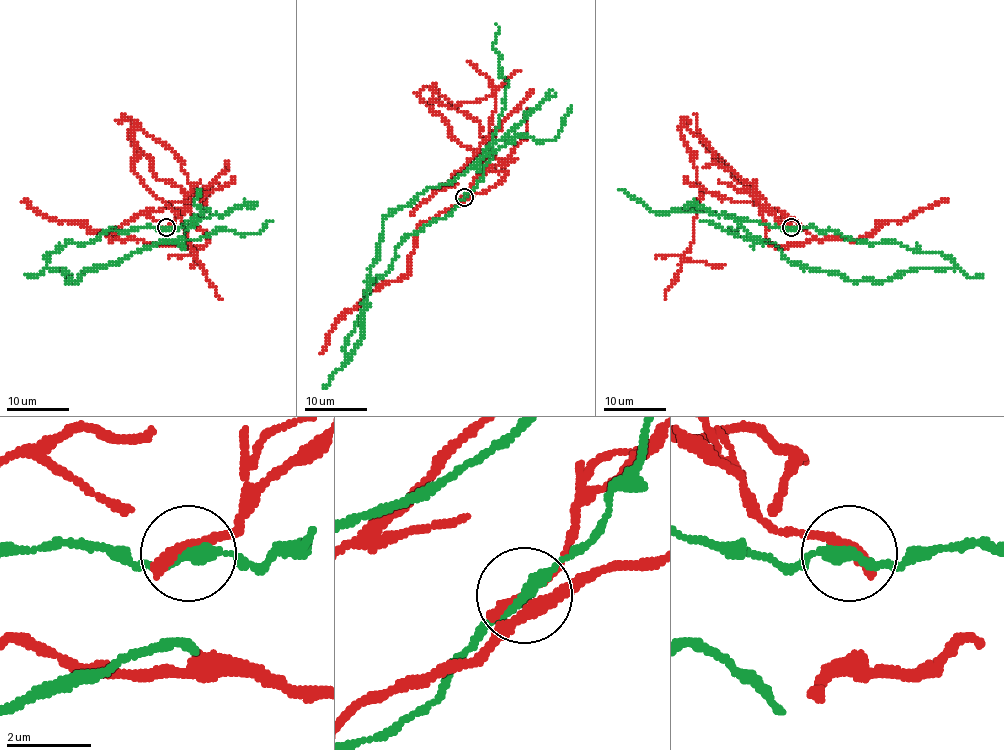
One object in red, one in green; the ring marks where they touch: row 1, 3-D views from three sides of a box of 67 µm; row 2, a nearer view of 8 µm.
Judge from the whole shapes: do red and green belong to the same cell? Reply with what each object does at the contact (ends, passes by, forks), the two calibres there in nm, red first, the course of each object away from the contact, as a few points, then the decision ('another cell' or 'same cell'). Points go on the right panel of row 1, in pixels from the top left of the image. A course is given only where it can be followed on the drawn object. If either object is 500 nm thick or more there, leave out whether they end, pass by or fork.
red ends | green passes by | 320/280 nm | red via (792, 226), (781, 225), (707, 145), (682, 124), (682, 138), (702, 192), (691, 247), (664, 300) | green via (792, 228), (936, 251), (956, 267), (854, 281), (788, 261), (771, 242), (701, 221) | another cell

